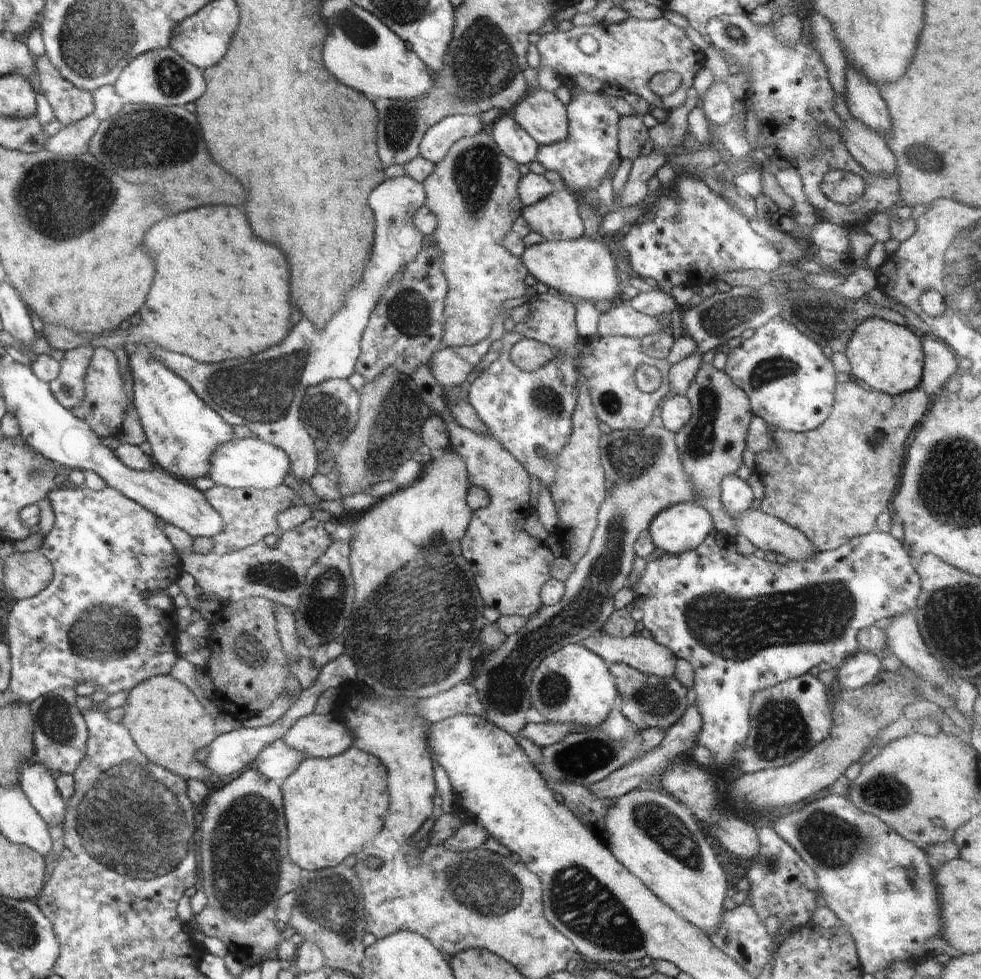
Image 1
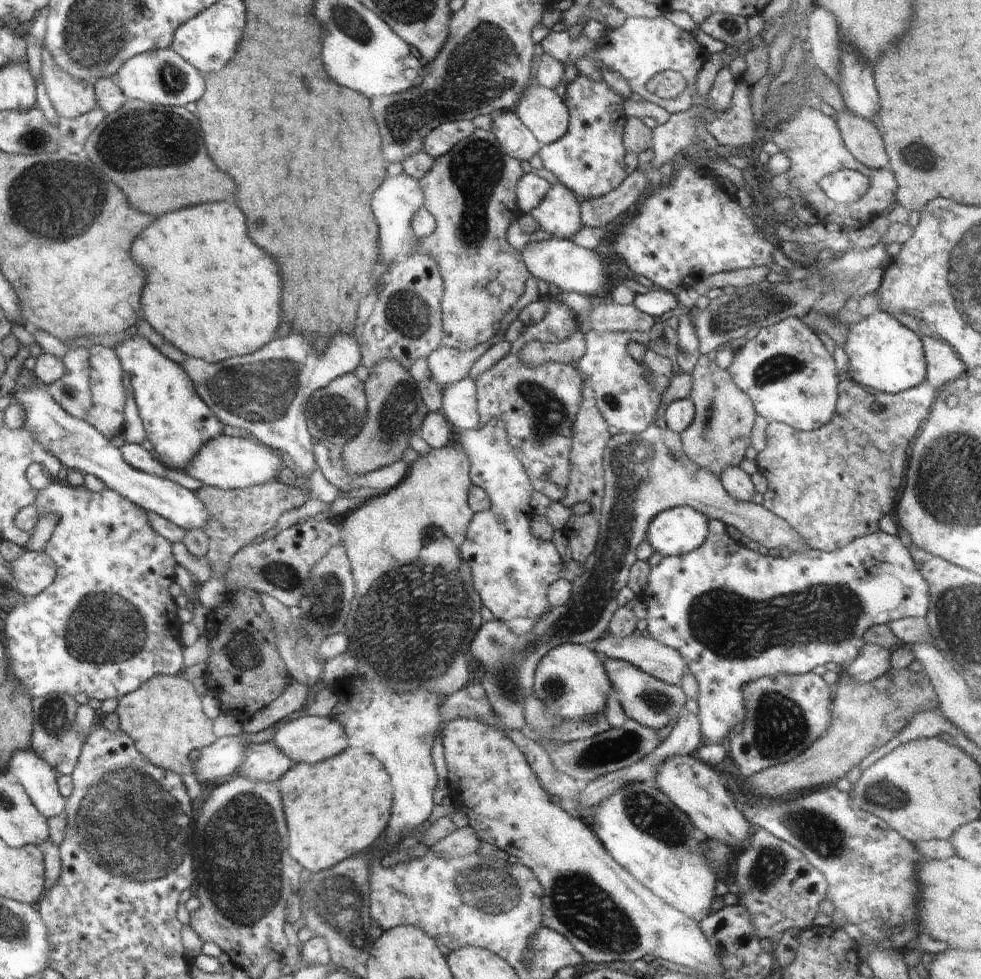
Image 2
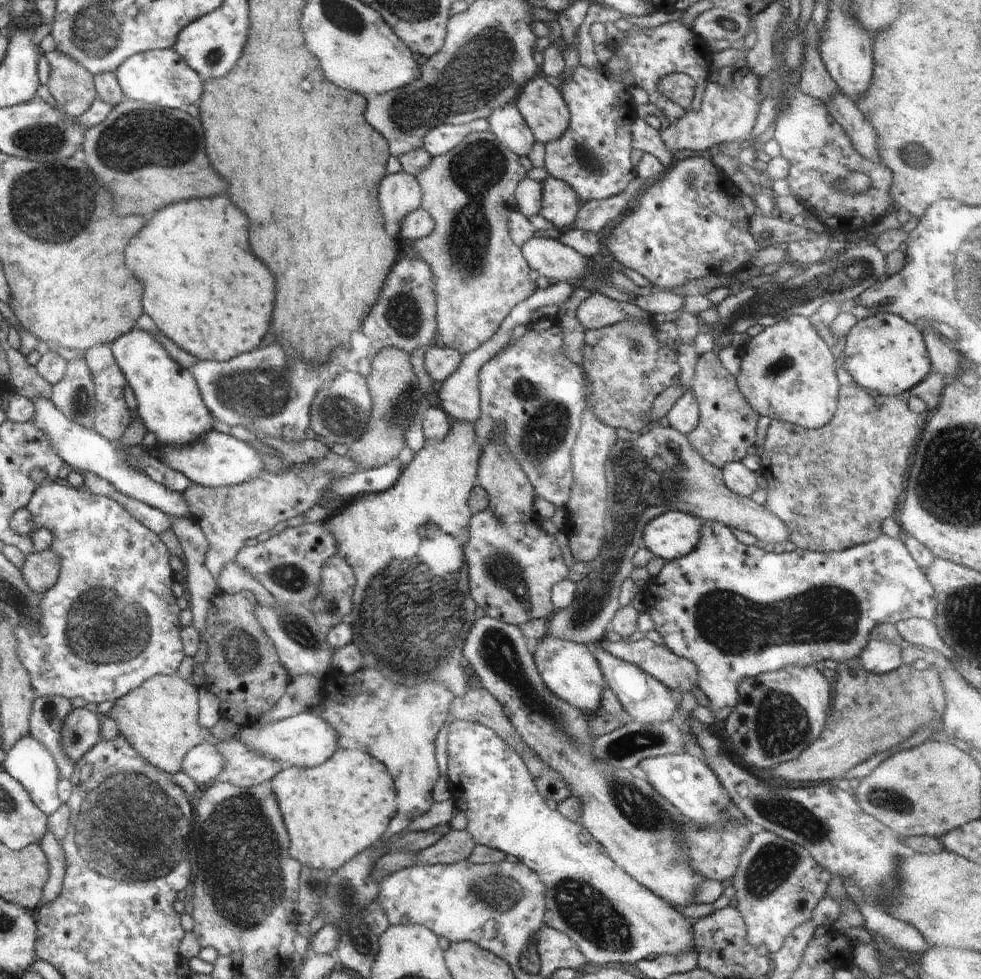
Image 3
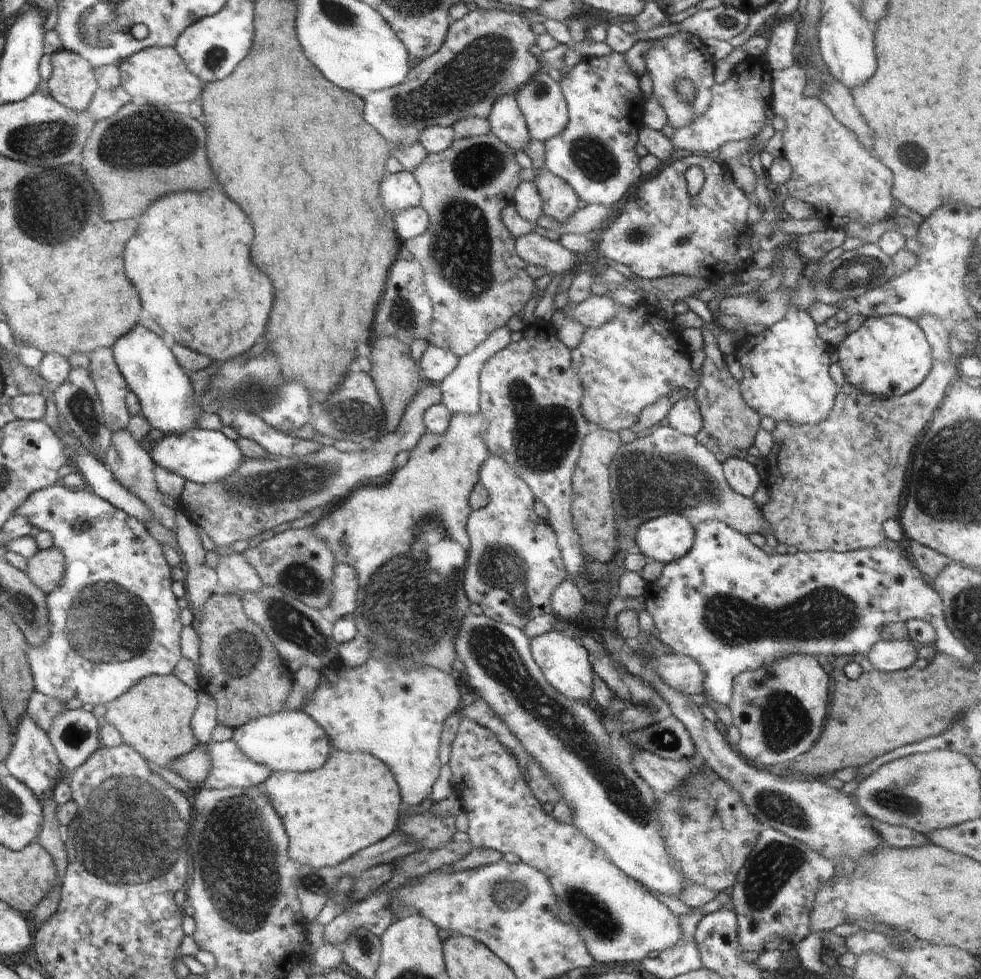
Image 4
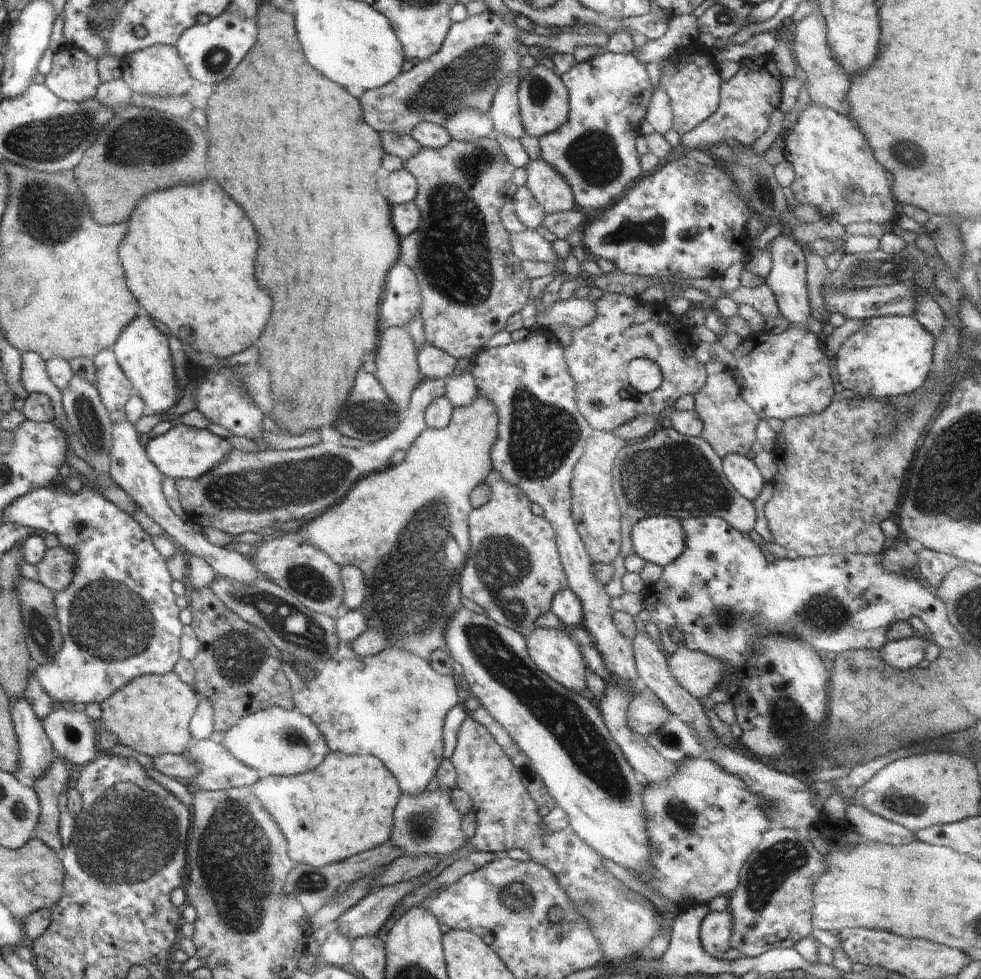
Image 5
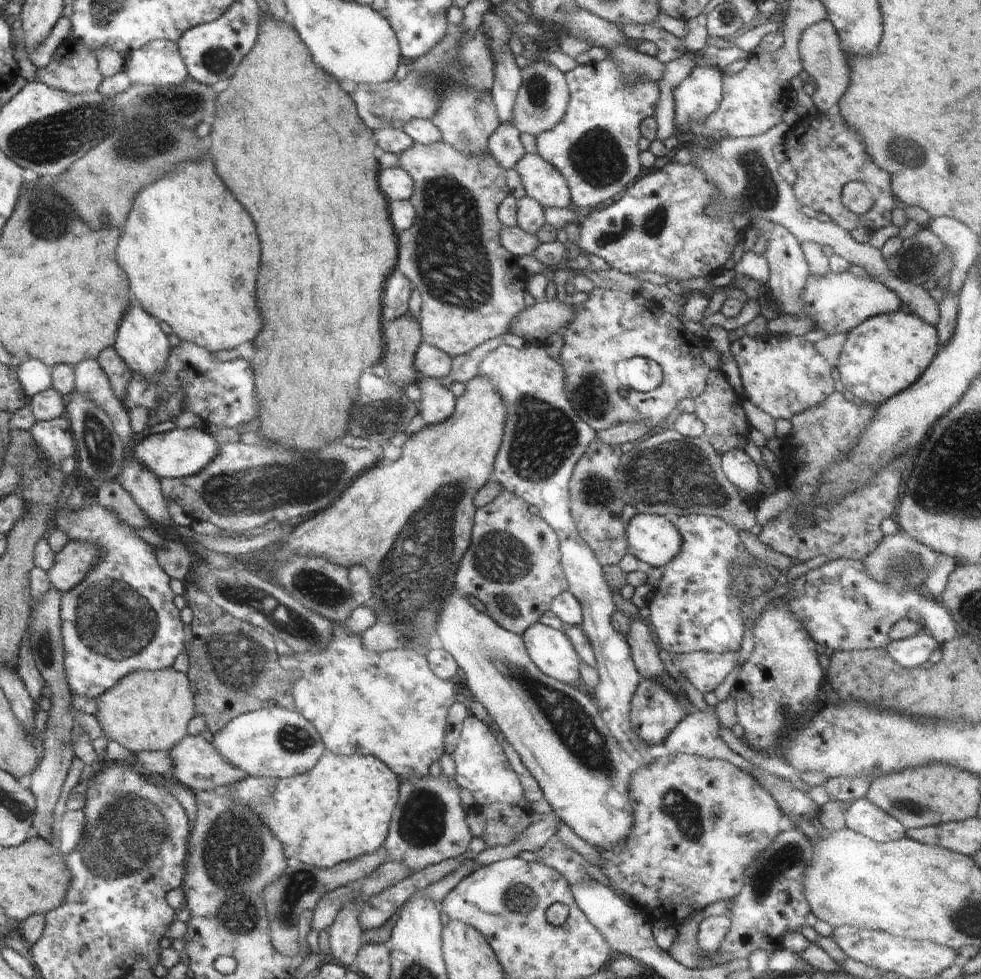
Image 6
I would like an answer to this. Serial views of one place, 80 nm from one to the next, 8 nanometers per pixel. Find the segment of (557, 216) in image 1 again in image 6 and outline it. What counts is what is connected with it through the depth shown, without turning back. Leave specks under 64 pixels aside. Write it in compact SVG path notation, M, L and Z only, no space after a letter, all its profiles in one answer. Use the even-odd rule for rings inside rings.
M524 153L515 168L528 197L544 208L572 206L567 180L538 153Z

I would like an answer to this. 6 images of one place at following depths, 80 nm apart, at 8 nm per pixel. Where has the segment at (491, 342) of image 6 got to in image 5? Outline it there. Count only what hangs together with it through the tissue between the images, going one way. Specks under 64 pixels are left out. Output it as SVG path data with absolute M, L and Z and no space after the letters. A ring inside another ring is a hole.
M473 358L462 359L456 363L448 377L423 378L411 392L402 422L384 438L365 443L359 448L330 442L318 442L301 449L260 449L257 452L233 448L223 463L205 475L195 479L175 480L182 508L197 527L211 526L235 537L244 532L267 532L272 522L300 520L308 514L326 511L333 504L339 503L358 479L384 470L391 464L393 452L407 450L427 427L424 413L429 402L445 394L445 384L450 377L460 375L470 366L473 366Z

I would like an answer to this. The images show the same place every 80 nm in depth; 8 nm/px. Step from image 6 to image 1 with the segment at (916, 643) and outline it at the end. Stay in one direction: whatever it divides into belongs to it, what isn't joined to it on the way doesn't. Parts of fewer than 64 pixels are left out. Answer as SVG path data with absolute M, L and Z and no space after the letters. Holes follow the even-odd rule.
M858 650L855 655L848 657L845 663L836 669L838 690L856 690L878 679L882 674L880 670L881 660L882 655Z

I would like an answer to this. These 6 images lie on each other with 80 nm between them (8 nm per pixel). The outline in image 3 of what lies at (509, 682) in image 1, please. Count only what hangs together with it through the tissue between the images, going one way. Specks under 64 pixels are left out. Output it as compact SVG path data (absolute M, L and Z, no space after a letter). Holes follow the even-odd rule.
M656 427L646 432L636 440L628 442L616 442L610 450L610 456L606 460L605 478L607 481L606 513L604 514L604 539L598 556L586 564L589 574L576 582L576 599L573 604L563 610L555 609L555 612L546 619L546 632L540 638L526 639L528 652L534 656L536 644L544 638L556 638L574 643L582 643L587 646L596 645L610 635L609 629L614 614L619 610L619 594L624 583L635 569L632 563L634 554L644 547L643 533L645 527L656 516L672 510L694 514L696 518L708 521L720 522L730 529L744 531L756 537L762 544L785 544L791 537L788 526L776 518L765 506L760 506L748 497L740 497L728 490L723 482L720 469L712 466L692 444L688 442L686 435L668 427Z

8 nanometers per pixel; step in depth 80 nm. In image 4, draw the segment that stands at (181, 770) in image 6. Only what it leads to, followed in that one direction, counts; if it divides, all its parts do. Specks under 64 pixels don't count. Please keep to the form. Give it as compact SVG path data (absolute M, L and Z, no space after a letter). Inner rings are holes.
M234 740L210 741L206 748L212 758L212 768L204 780L204 787L251 788L263 784L272 774L268 766L257 764L242 754Z

